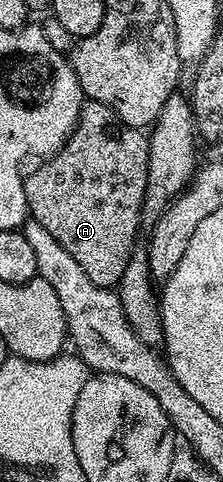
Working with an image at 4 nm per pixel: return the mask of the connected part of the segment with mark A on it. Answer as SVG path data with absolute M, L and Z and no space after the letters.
M85 99L84 105L80 108L80 120L76 123L76 129L68 137L68 141L60 147L60 151L56 155L47 157L41 164L44 164L41 168L36 168L32 173L27 173L24 176L24 193L26 194L31 219L36 220L42 226L46 226L46 230L50 230L50 234L54 238L58 238L58 242L62 242L62 247L76 259L78 266L82 266L82 270L86 270L90 282L94 282L103 288L115 289L120 283L133 252L137 251L138 248L136 231L142 228L144 195L146 194L146 182L148 181L148 136L141 129L131 128L123 124L114 114L114 110L102 106L102 102Z

